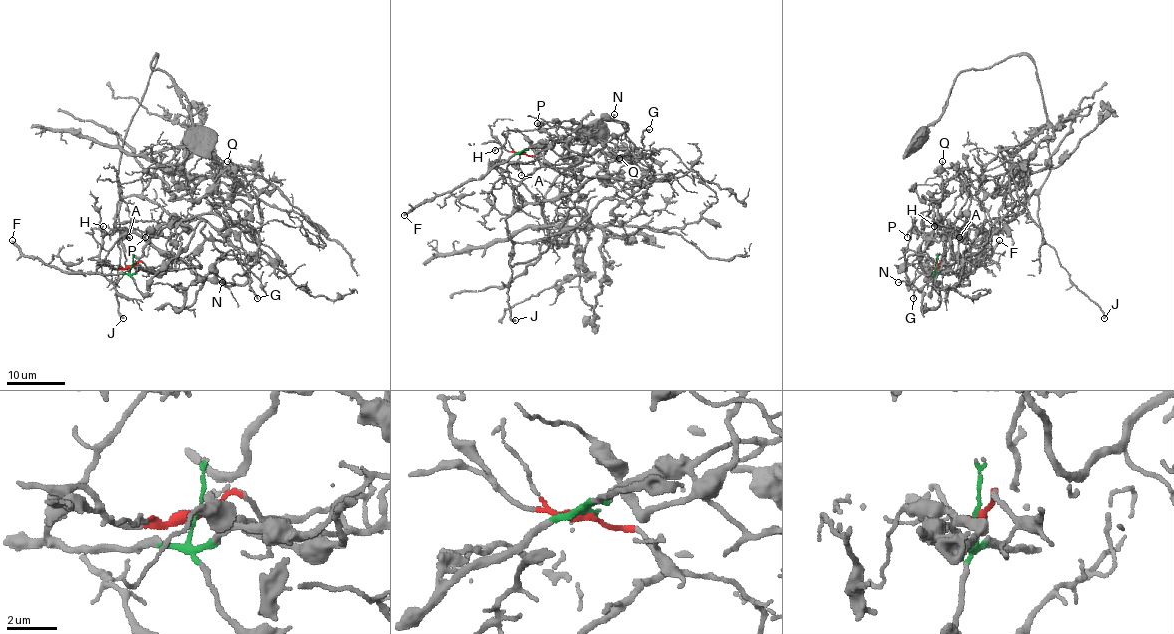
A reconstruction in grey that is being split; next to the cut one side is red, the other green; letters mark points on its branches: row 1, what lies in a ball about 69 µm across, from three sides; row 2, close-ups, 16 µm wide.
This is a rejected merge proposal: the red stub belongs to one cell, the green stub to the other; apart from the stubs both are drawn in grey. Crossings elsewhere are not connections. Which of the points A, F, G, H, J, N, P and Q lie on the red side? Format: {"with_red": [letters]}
{"with_red": ["G", "H", "J", "N", "P", "Q"]}

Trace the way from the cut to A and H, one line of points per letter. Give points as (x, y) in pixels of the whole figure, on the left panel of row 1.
A: (131, 266), (127, 274), (100, 274), (98, 271), (112, 246), (128, 237)
H: (131, 266), (143, 262), (160, 266), (172, 258), (133, 228), (105, 234), (109, 234), (103, 225)

